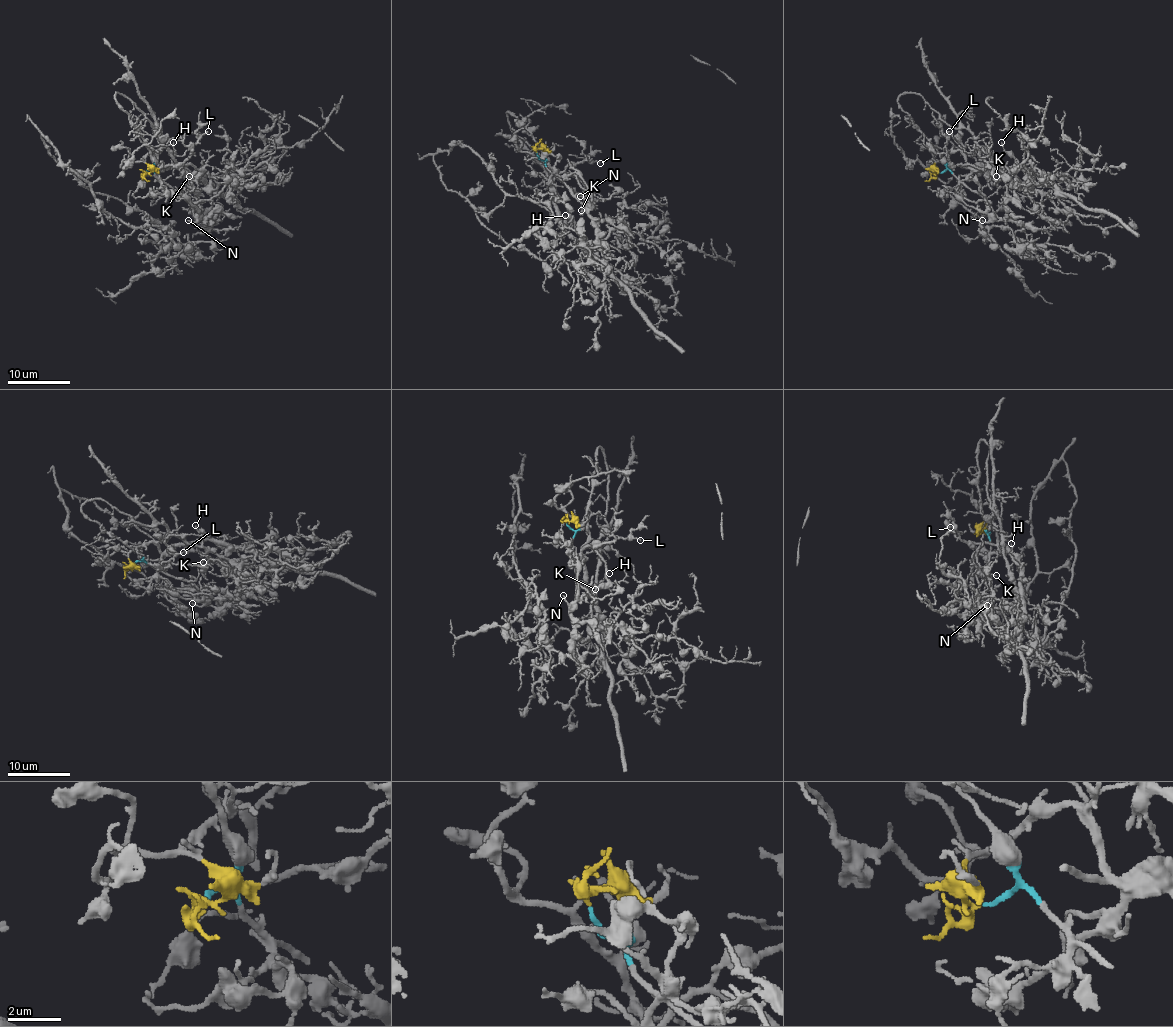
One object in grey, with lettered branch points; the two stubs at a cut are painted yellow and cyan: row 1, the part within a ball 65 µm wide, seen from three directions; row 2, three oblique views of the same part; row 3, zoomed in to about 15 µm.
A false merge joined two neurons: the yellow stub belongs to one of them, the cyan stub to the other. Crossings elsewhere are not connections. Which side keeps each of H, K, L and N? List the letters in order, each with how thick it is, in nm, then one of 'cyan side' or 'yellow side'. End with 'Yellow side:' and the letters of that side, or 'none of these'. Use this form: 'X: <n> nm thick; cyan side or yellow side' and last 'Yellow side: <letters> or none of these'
H: 110 nm thick; yellow side
K: 70 nm thick; cyan side
L: 130 nm thick; yellow side
N: 130 nm thick; cyan side
Yellow side: H, L

